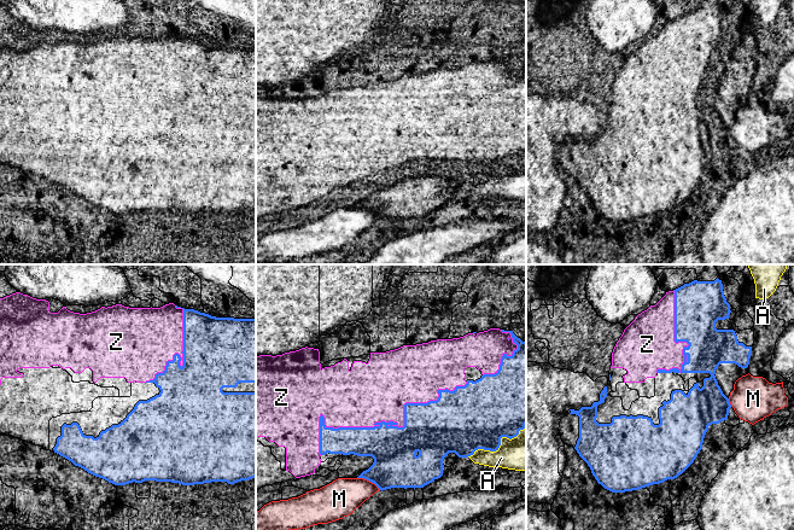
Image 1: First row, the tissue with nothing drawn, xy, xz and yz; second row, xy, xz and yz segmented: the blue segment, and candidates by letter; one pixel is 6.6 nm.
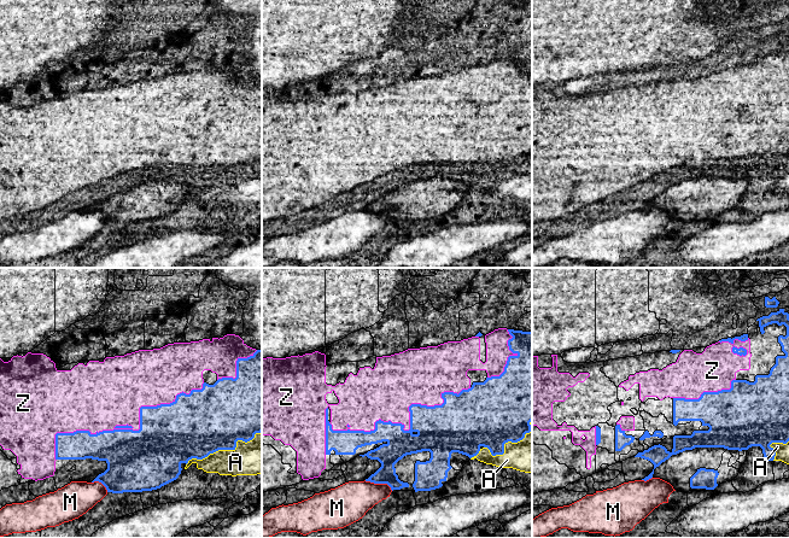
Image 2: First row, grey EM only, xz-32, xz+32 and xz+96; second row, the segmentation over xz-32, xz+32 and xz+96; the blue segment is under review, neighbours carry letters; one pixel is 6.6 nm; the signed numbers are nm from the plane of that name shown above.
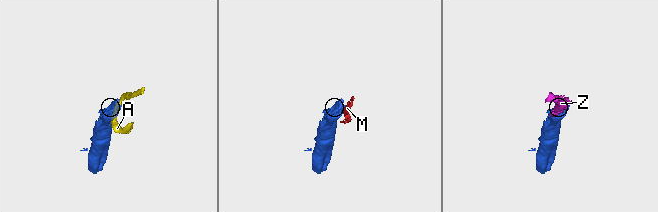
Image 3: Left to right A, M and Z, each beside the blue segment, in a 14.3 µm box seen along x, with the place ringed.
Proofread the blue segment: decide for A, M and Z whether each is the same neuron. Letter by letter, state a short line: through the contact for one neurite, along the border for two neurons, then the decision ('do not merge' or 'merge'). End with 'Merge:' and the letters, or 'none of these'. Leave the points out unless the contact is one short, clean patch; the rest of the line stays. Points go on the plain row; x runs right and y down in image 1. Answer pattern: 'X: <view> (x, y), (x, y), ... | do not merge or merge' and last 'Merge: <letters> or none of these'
A: do not merge
M: do not merge
Z: merge
Merge: Z

